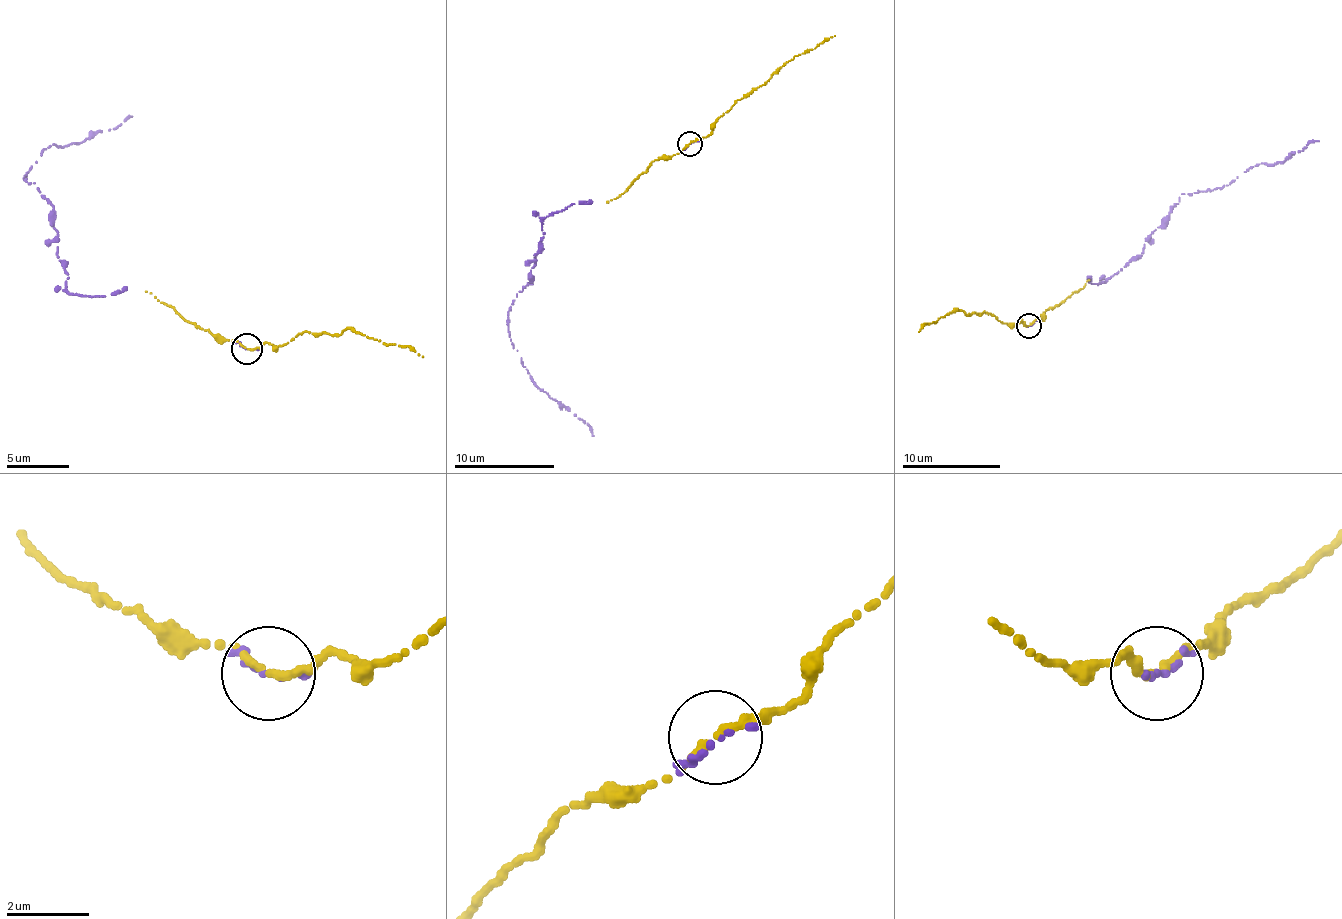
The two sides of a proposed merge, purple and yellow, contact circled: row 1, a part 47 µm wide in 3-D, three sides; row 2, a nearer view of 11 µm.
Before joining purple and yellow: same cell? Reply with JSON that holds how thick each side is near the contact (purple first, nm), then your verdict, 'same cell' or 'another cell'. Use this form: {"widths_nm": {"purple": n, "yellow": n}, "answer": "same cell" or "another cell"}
{"widths_nm": {"purple": 160, "yellow": 190}, "answer": "same cell"}

